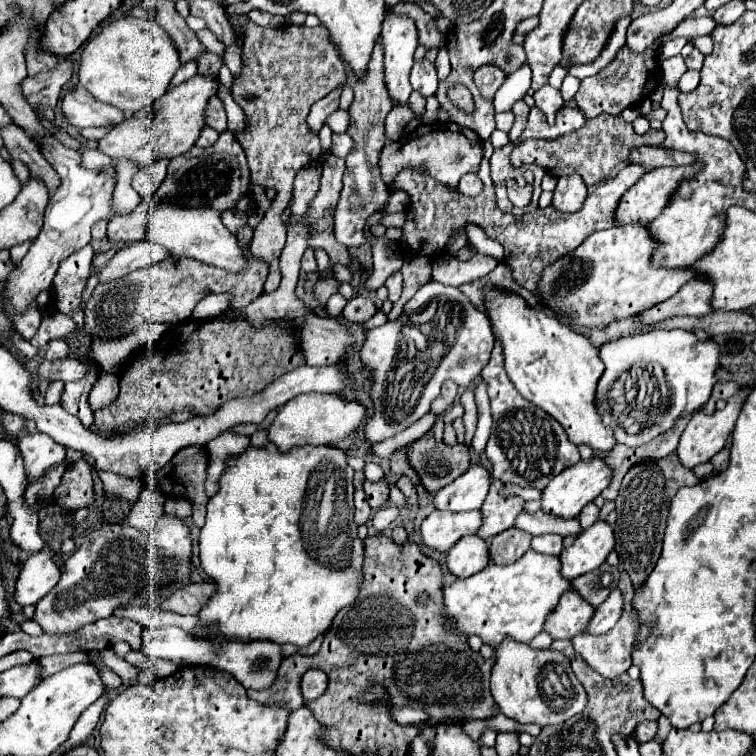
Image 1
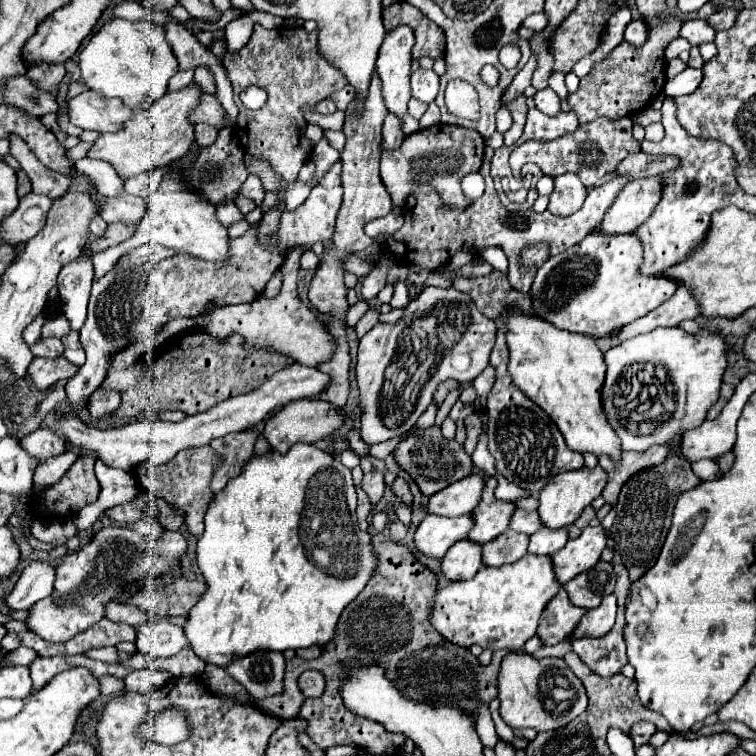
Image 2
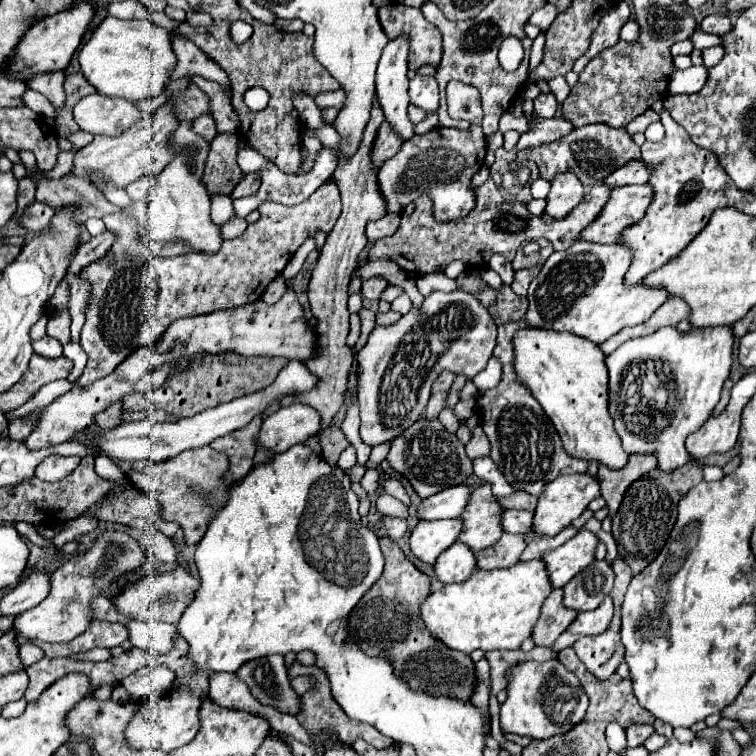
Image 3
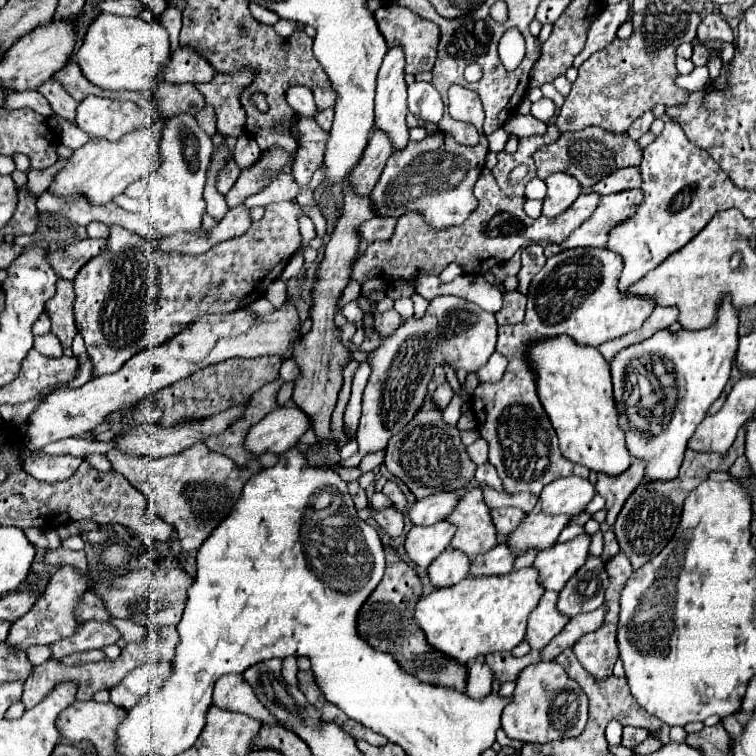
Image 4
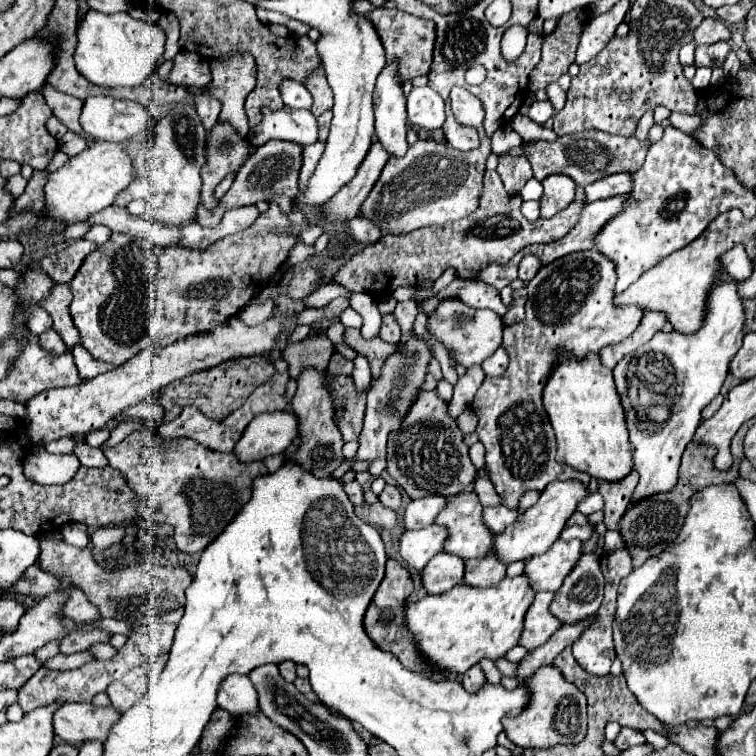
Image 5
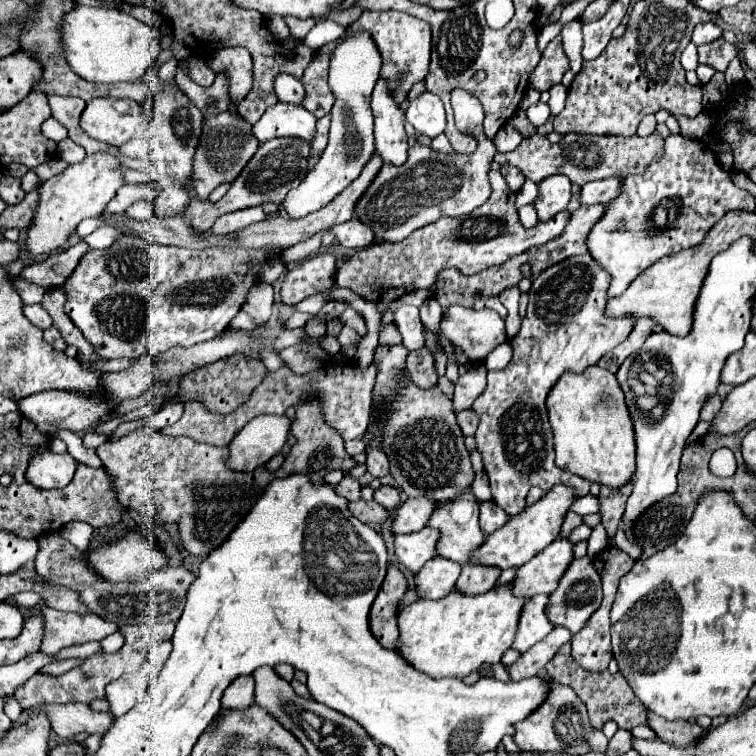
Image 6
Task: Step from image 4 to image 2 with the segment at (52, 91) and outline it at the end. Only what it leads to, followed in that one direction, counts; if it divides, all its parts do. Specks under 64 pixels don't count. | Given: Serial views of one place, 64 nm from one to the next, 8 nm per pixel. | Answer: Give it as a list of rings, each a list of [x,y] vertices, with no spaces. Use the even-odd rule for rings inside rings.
[[[36,64],[28,70],[28,78],[36,80],[36,84],[44,90],[56,90],[64,74],[64,64]]]

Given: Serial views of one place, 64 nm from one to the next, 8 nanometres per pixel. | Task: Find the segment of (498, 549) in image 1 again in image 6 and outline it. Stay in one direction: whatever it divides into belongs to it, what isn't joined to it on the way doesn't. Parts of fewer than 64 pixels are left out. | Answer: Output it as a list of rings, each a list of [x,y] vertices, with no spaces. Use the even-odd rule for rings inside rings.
[[[464,564],[462,574],[456,582],[456,590],[466,594],[488,592],[488,588],[492,588],[498,582],[500,574],[502,574],[500,568],[484,568],[482,564]]]

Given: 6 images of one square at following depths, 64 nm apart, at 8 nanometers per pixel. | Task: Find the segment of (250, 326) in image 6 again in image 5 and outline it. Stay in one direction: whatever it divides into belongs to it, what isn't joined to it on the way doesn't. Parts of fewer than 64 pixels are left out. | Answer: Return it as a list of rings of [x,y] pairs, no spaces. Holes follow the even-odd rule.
[[[270,300],[260,302],[260,304],[248,304],[246,308],[242,308],[240,318],[242,318],[246,324],[254,326],[254,324],[260,324],[260,322],[264,322],[266,318],[270,318],[270,316],[274,314],[274,310],[276,310],[276,306],[274,306],[274,302],[270,302]]]

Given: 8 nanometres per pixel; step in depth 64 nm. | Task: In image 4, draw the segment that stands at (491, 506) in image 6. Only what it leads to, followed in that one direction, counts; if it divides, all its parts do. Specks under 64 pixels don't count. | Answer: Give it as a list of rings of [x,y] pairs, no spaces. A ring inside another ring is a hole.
[[[496,508],[496,510],[492,510],[492,520],[496,524],[498,536],[506,538],[508,534],[512,534],[520,526],[520,522],[524,520],[524,514],[526,512],[518,510],[518,508]]]

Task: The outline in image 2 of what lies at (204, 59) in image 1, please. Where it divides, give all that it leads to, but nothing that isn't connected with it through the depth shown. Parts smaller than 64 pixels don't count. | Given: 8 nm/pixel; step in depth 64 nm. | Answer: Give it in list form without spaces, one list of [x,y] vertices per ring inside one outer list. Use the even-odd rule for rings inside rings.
[[[198,66],[196,74],[194,74],[194,82],[200,84],[204,88],[204,92],[212,92],[214,94],[214,80],[212,80],[212,72],[208,72],[208,68]]]

